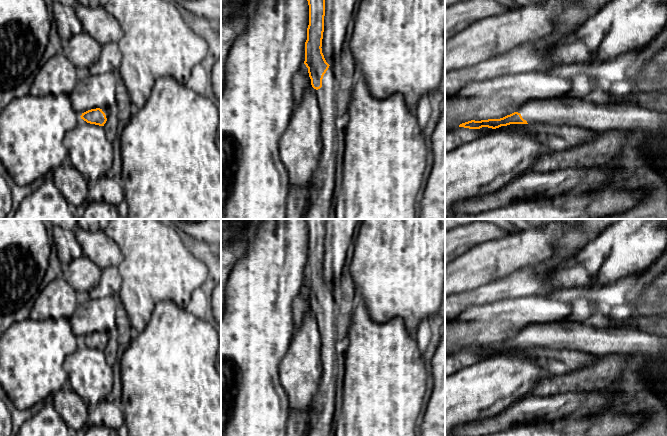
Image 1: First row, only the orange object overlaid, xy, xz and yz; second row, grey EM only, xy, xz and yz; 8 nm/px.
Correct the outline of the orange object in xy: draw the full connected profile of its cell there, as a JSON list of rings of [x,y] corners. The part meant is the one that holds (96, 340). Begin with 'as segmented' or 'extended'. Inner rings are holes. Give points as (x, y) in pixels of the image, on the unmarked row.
extended; [[[96,332],[82,337],[80,341],[87,347],[104,350],[111,336],[107,333]]]

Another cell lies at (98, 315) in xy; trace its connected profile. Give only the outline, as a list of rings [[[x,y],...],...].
[[[108,296],[100,299],[83,299],[68,318],[73,334],[81,340],[91,333],[115,334],[116,299]]]

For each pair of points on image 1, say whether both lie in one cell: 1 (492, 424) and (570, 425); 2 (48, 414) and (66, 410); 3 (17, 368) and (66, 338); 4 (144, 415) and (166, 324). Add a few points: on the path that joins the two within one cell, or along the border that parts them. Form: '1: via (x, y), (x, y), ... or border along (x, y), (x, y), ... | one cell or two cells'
1: border along (555, 420), (529, 425) | two cells
2: border along (50, 399), (54, 409), (67, 425) | two cells
3: via (29, 357), (39, 347), (54, 340) | one cell
4: via (166, 392), (166, 347) | one cell

